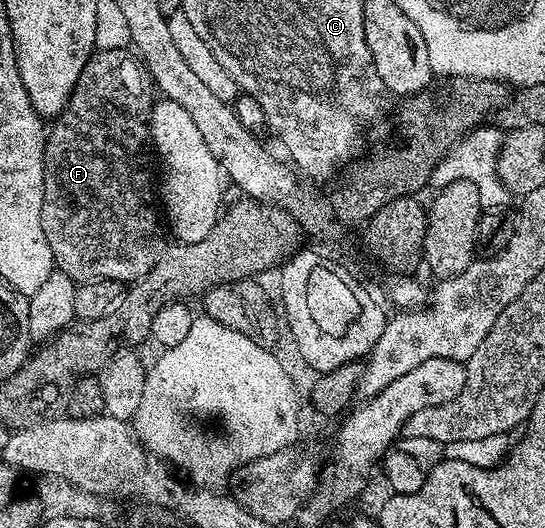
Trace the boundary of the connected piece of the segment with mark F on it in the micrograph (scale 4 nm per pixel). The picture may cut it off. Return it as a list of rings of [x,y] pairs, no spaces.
[[[93,50],[82,73],[78,73],[70,101],[62,113],[55,116],[53,123],[56,124],[53,127],[51,124],[47,132],[44,140],[42,233],[46,233],[46,245],[50,245],[53,264],[77,284],[89,283],[91,279],[109,279],[131,285],[154,269],[165,249],[158,191],[152,188],[152,171],[148,168],[150,140],[147,122],[153,102],[152,76],[131,50]]]

